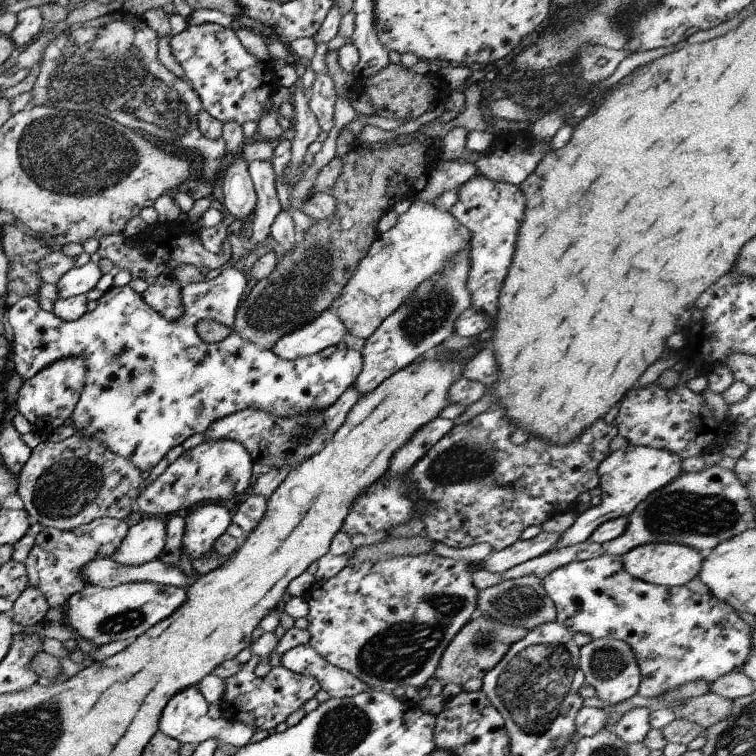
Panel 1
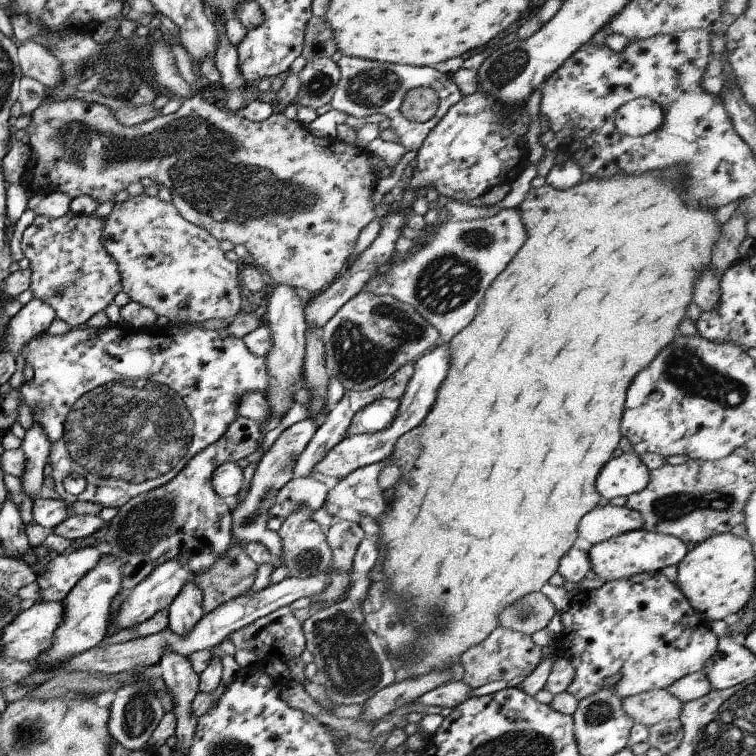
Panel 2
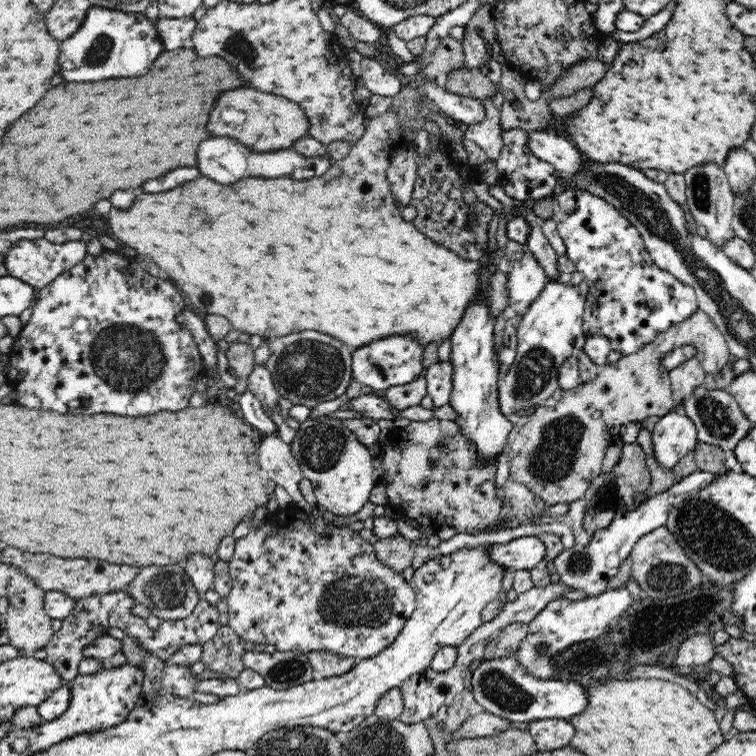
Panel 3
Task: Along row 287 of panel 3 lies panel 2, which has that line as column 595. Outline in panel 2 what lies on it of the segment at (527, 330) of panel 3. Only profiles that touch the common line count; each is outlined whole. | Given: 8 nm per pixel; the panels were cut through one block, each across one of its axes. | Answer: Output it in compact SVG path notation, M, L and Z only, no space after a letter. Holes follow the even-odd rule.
M638 529L592 545L588 556L595 578L608 582L630 578L642 572L660 572L666 566L676 566L682 562L687 552L685 542L676 536Z

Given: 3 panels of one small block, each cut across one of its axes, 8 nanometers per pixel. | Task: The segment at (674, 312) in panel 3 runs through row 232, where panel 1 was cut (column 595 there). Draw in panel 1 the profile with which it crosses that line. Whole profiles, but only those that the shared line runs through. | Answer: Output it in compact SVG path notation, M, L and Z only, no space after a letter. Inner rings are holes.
M604 555L600 558L584 562L571 562L569 565L561 566L558 570L553 570L547 577L544 577L543 580L546 592L554 601L555 607L557 608L557 621L561 625L564 625L573 633L584 632L584 634L588 634L588 636L591 636L593 639L601 639L610 636L612 639L620 639L630 645L642 675L638 692L638 694L641 694L642 696L648 698L661 697L665 692L673 691L684 683L697 681L698 679L704 679L710 685L717 678L720 678L725 674L740 671L750 654L752 648L752 627L742 620L729 604L718 600L710 593L707 595L694 593L685 585L669 587L655 585L654 583L649 583L636 578L623 568L623 557Z

